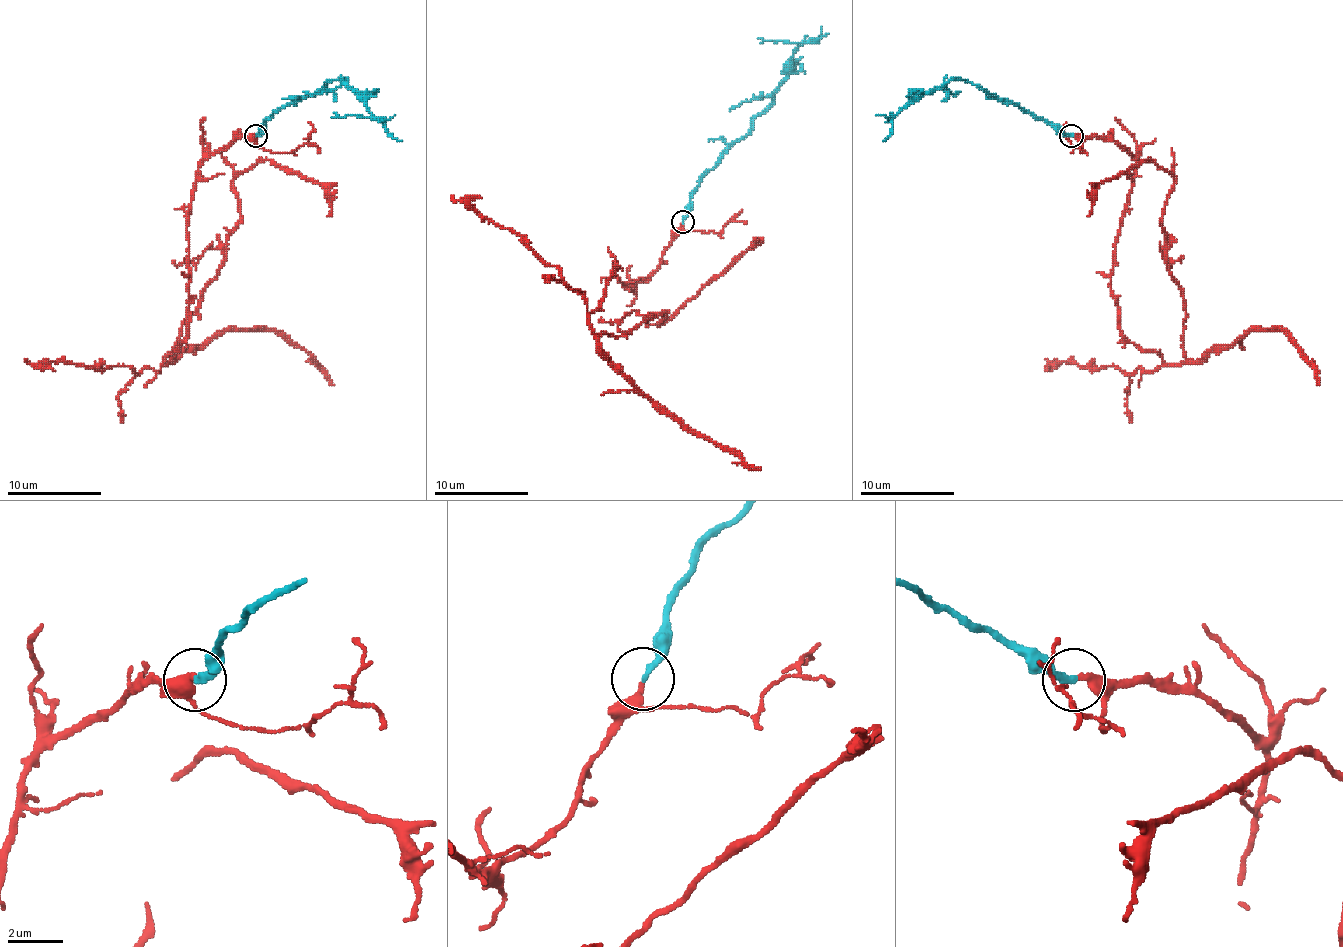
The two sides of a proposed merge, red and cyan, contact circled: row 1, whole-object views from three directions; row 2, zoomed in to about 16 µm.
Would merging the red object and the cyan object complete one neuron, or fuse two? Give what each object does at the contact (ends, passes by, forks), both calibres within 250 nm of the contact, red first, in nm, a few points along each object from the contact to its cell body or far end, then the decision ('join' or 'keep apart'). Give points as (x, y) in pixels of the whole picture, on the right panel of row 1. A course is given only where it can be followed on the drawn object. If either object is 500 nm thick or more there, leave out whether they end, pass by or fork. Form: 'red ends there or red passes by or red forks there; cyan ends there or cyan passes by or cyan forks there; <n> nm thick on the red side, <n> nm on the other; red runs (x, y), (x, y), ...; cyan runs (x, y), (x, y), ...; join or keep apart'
red ends there; cyan ends there; 340 nm thick on the red side, 240 nm on the other; red runs (1073, 136), (1136, 162), (1117, 328), (1178, 363), (1174, 178), (1141, 159), (1087, 216); cyan runs (1070, 136), (965, 80), (944, 82), (925, 94), (916, 94), (895, 115), (888, 117); join

